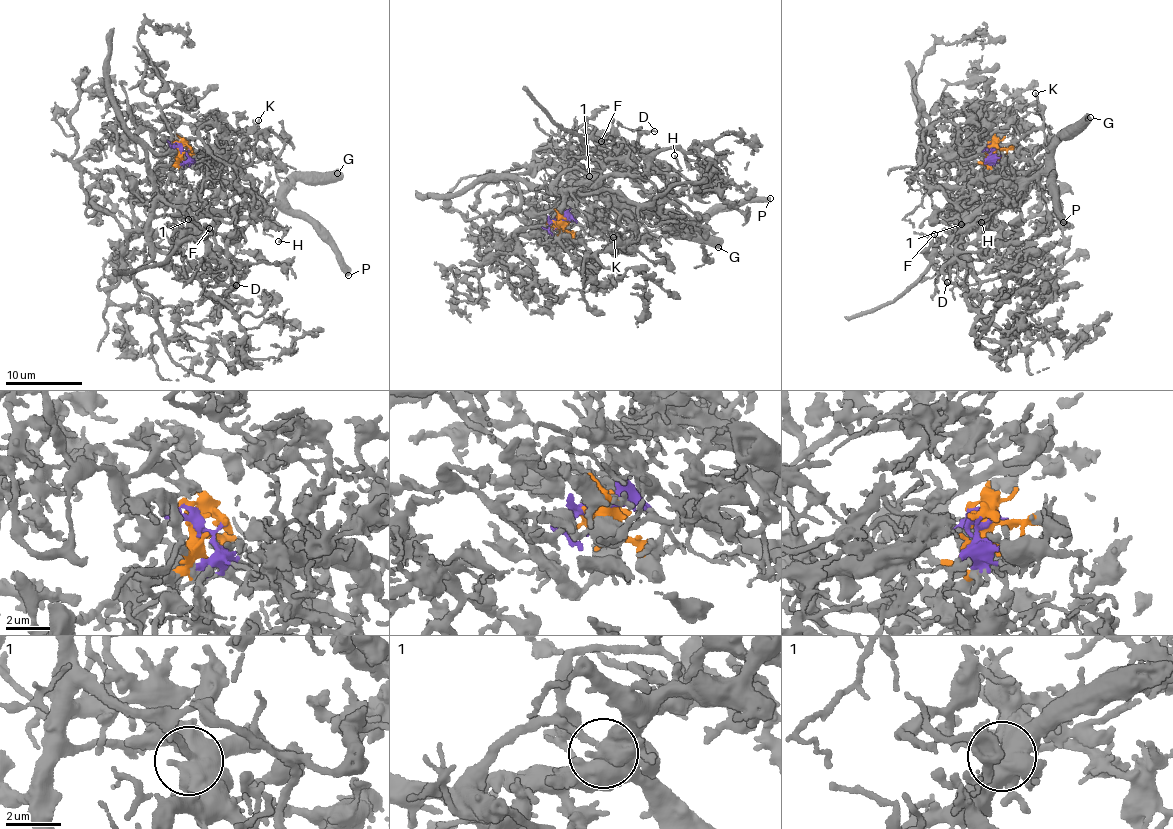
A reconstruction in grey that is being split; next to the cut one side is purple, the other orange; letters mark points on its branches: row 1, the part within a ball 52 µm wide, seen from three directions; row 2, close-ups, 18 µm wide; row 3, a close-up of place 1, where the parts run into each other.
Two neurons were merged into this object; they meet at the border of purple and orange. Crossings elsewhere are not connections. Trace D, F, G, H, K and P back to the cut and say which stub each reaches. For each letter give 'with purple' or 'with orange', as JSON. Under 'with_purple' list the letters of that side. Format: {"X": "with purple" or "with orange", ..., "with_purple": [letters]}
{"D": "with purple", "F": "with purple", "G": "with purple", "H": "with purple", "K": "with purple", "P": "with purple", "with_purple": ["D", "F", "G", "H", "K", "P"]}

